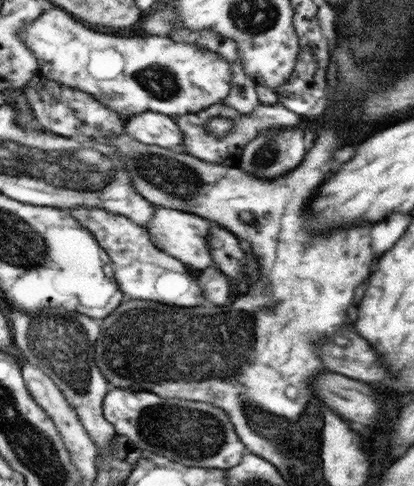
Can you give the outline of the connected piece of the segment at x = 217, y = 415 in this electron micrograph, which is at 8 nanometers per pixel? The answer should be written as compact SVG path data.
M112 387L104 395L102 404L103 415L110 424L113 424L116 433L128 437L143 451L164 455L186 466L229 469L240 464L242 456L248 452L246 445L240 441L240 437L234 431L234 425L226 412L207 402L184 400L178 397L165 399L152 392Z

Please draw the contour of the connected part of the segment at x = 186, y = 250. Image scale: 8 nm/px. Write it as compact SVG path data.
M157 207L152 220L146 226L146 230L152 235L152 242L155 242L160 250L176 257L177 260L197 273L209 267L215 267L209 250L209 237L212 226L219 225L210 219L202 218L200 215L190 214L188 211Z

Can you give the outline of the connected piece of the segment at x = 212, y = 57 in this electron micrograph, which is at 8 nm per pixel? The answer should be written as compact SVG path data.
M52 6L48 11L40 13L28 27L22 27L18 31L18 37L23 39L22 43L36 55L39 72L42 75L64 86L88 91L98 101L120 113L124 119L146 110L160 110L162 114L171 117L200 112L210 106L220 105L232 91L230 63L216 51L208 50L196 43L175 42L168 36L140 35L140 38L118 38L100 34L78 24L60 7Z

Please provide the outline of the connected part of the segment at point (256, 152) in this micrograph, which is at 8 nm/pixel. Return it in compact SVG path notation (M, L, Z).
M302 127L262 130L242 150L240 169L256 177L276 178L300 165L306 153Z

